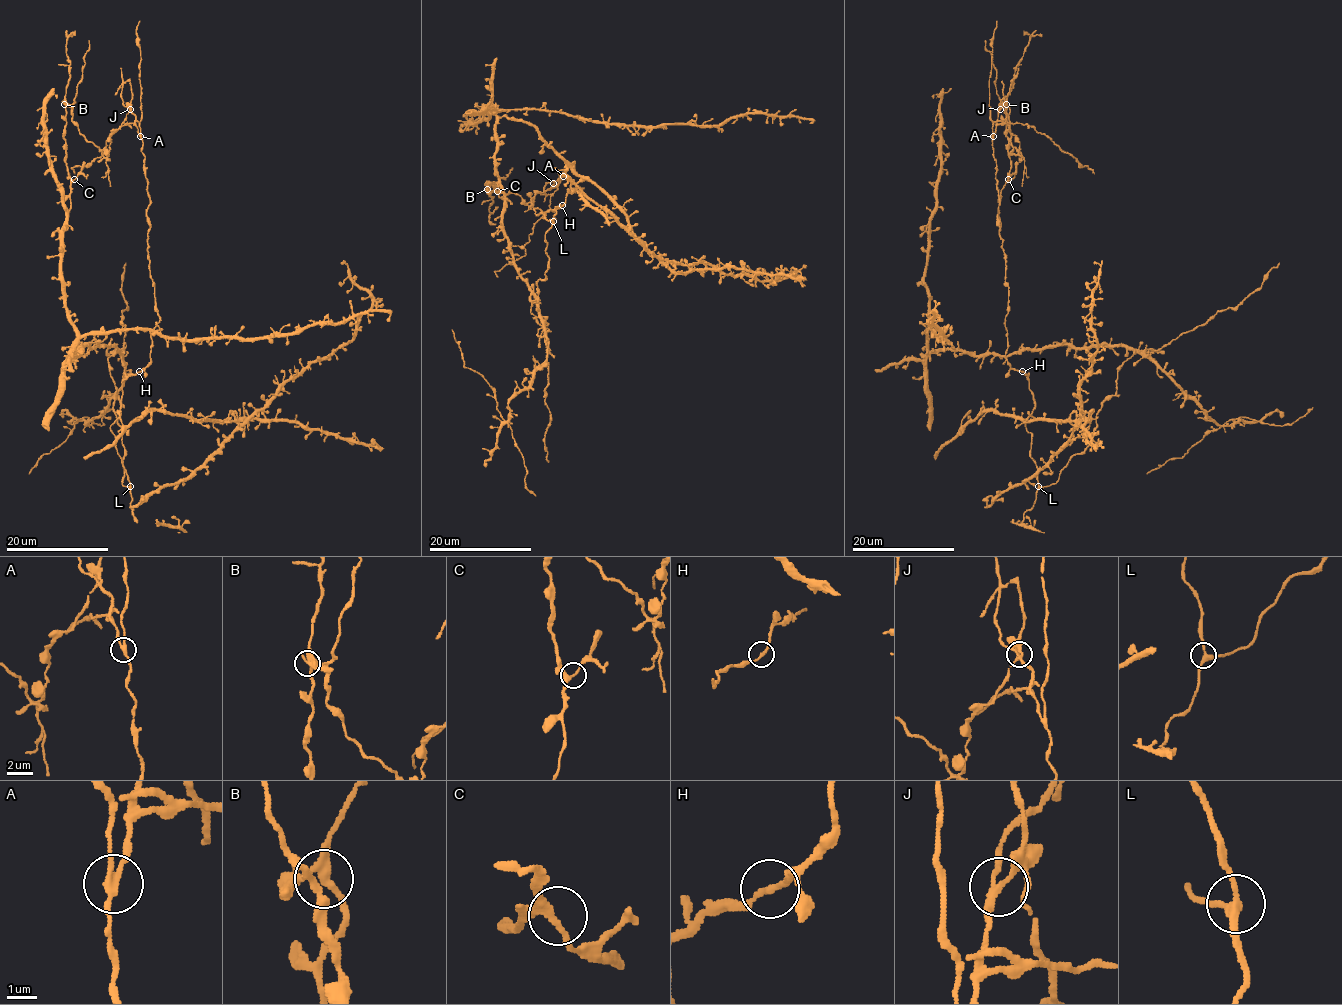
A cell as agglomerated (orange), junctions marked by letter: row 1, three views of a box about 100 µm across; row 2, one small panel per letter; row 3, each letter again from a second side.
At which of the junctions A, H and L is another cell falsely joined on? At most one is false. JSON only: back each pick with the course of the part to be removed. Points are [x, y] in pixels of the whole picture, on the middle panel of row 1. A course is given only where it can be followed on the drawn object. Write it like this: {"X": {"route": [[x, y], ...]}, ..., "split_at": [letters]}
{"A": {"route": [[563, 176], [538, 191], [528, 205], [517, 194], [496, 193], [493, 185], [489, 194], [493, 181], [488, 183]]}, "split_at": ["A"]}

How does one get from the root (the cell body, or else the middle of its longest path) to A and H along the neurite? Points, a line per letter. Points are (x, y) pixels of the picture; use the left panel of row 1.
A: (122, 483), (130, 485), (110, 428), (120, 414), (122, 382), (150, 360), (159, 321), (140, 136)
H: (122, 483), (125, 486), (130, 485), (116, 448), (116, 437), (110, 428), (120, 414), (122, 382), (139, 372)

